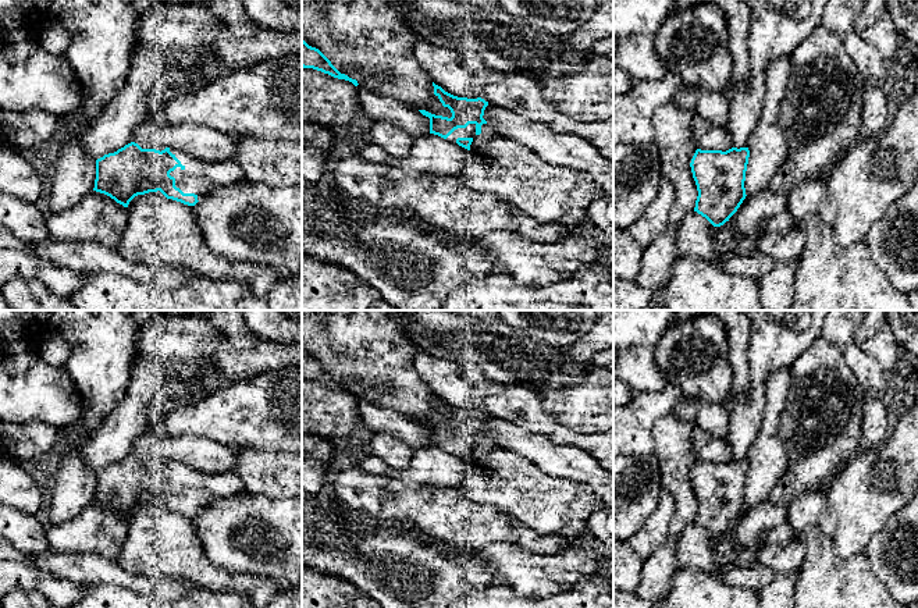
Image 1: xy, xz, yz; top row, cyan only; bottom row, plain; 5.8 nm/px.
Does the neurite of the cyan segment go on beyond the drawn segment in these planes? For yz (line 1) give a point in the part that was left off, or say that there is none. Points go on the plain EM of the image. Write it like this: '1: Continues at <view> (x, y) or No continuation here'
1: No continuation here

